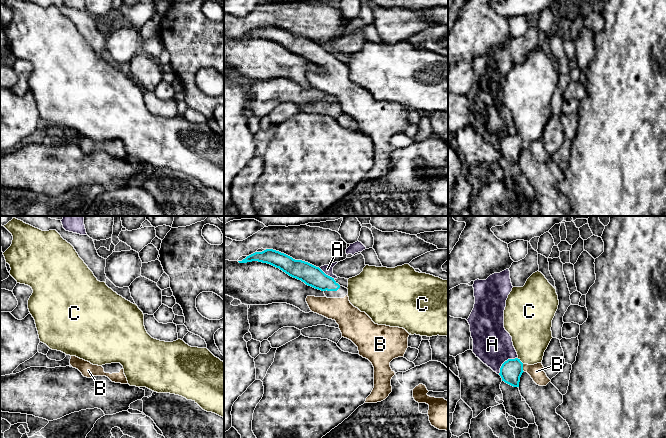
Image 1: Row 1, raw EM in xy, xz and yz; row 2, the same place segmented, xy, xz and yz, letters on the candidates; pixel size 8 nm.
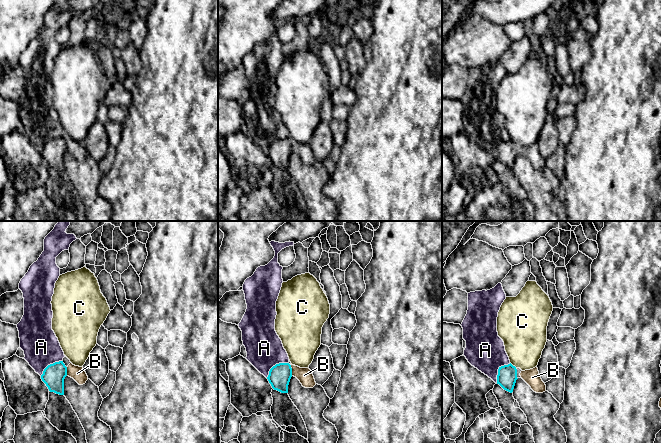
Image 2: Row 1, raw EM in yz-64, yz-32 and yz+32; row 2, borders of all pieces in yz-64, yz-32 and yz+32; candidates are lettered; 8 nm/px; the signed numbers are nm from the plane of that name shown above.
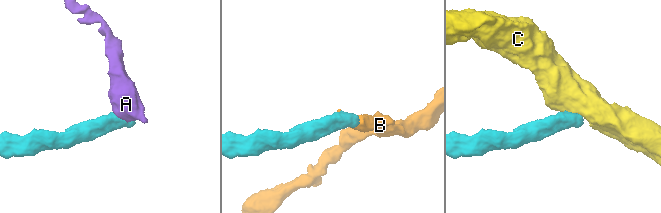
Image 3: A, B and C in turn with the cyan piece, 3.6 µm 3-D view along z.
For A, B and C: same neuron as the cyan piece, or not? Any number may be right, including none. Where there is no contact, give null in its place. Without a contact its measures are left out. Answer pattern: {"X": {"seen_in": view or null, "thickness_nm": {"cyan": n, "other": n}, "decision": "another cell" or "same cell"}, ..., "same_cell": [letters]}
{"A": {"seen_in": "yz", "thickness_nm": {"cyan": 180, "other": 320}, "decision": "another cell"}, "B": {"seen_in": "yz", "thickness_nm": {"cyan": 180, "other": 120}, "decision": "same cell"}, "C": {"seen_in": "yz", "thickness_nm": {"cyan": 180, "other": 320}, "decision": "another cell"}, "same_cell": ["B"]}

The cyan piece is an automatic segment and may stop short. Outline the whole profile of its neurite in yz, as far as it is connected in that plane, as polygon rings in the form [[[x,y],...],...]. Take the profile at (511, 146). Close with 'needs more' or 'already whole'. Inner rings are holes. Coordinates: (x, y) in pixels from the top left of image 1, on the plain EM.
[[[518,134],[505,137],[500,144],[499,151],[505,159],[513,163],[519,163],[520,153],[523,148],[527,148],[539,162],[546,162],[551,158],[544,148],[542,139],[534,141],[523,140]]] | needs more

